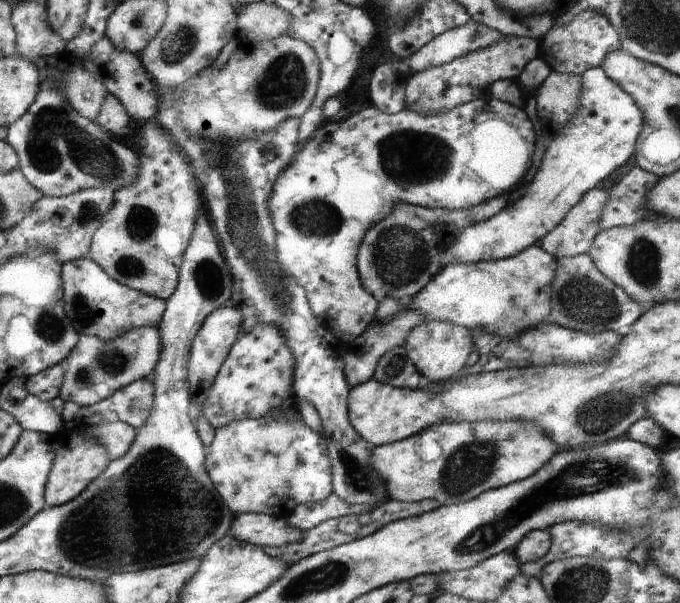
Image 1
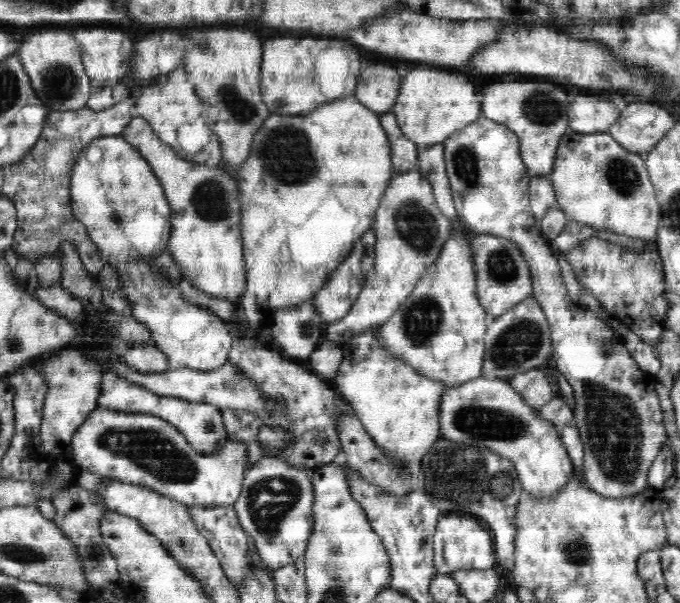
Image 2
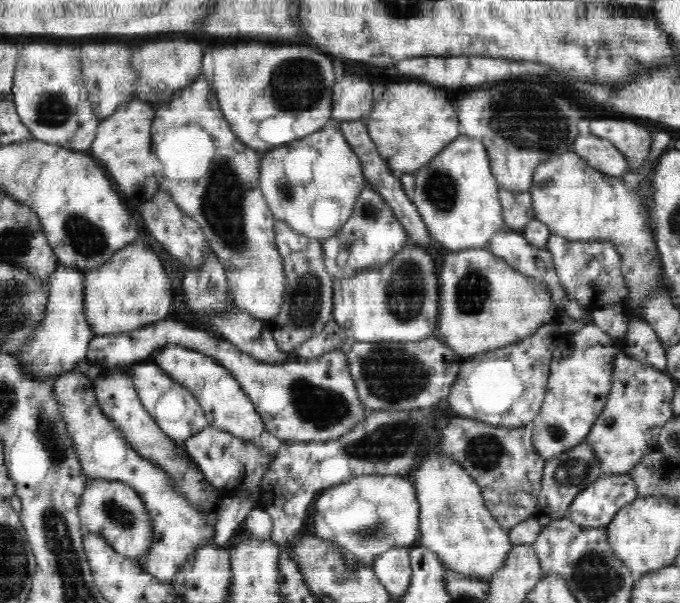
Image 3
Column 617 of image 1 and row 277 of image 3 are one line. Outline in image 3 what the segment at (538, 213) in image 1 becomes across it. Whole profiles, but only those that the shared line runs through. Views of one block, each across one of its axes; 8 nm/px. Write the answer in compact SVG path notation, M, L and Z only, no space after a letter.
M136 239L114 253L108 262L84 272L83 304L85 317L94 335L118 334L136 330L166 319L172 306L172 282L162 258L148 242Z

